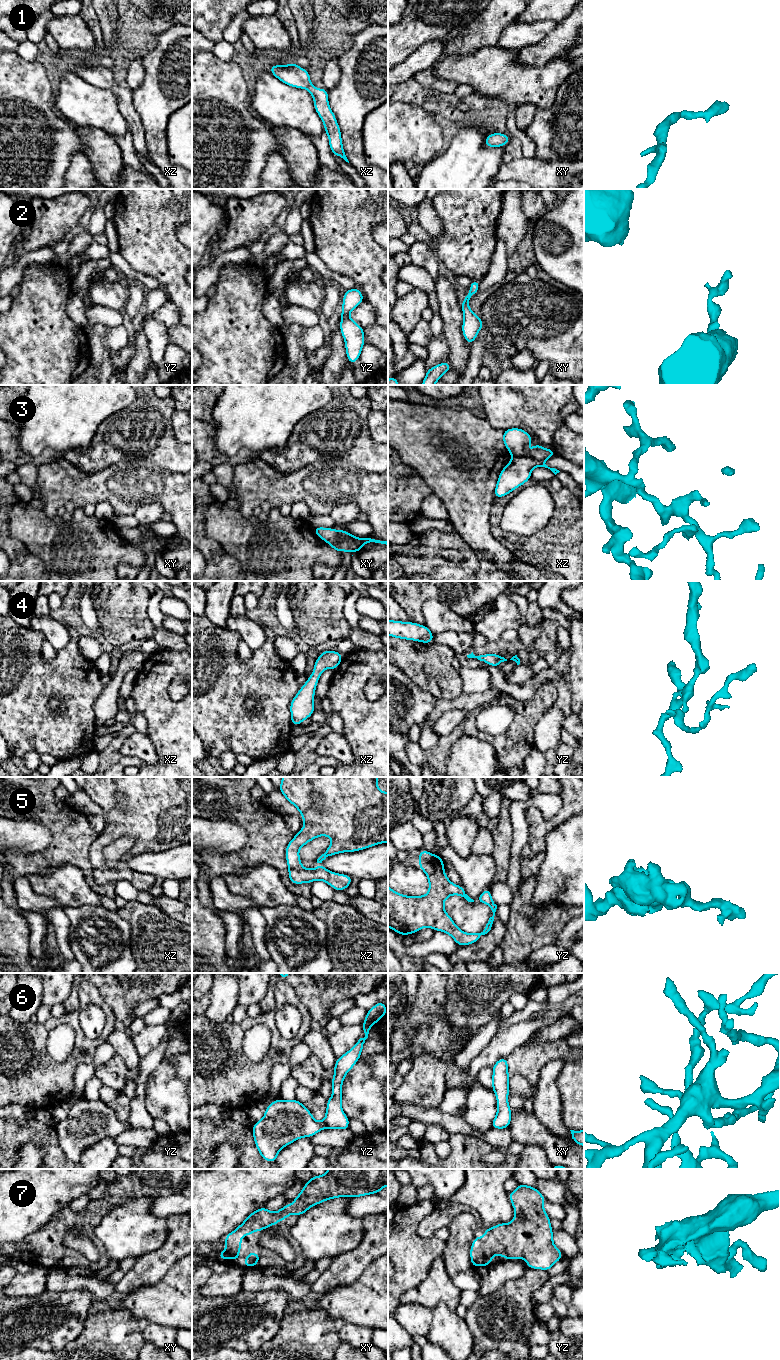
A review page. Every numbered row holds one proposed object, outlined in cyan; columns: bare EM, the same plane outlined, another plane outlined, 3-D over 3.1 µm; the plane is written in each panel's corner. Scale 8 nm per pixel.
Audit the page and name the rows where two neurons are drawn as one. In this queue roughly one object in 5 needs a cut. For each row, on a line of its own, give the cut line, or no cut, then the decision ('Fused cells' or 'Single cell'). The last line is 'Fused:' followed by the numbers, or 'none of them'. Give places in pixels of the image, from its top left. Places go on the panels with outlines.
1: No split. Single cell
2: No split. Single cell
3: Split along xy (351, 537), (348, 540), (339, 539), (327, 542). Fused cells
4: No split. Single cell
5: No split. Single cell
6: No split. Single cell
7: No split. Single cell
Fused: 3

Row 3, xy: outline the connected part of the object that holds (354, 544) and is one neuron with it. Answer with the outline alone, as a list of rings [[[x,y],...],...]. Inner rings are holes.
[[[342,529],[342,533],[345,537],[350,537],[351,539],[349,541],[345,541],[344,539],[341,539],[339,541],[327,542],[329,544],[329,546],[331,546],[333,549],[338,551],[339,553],[341,551],[347,551],[351,555],[355,551],[357,551],[359,553],[359,551],[364,546],[362,539],[359,537],[353,536],[352,534],[348,533],[347,531],[345,531],[343,529]]]

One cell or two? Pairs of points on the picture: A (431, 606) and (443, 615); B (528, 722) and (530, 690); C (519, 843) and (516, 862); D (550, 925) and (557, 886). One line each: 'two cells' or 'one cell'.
A: one cell
B: two cells
C: one cell
D: two cells

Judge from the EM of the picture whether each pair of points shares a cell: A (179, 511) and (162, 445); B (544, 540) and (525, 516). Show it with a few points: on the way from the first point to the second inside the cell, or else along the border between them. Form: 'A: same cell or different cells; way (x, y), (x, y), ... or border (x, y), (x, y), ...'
A: different cells; border (145, 465), (166, 468), (181, 473)
B: different cells; border (553, 515), (531, 535), (513, 532)

